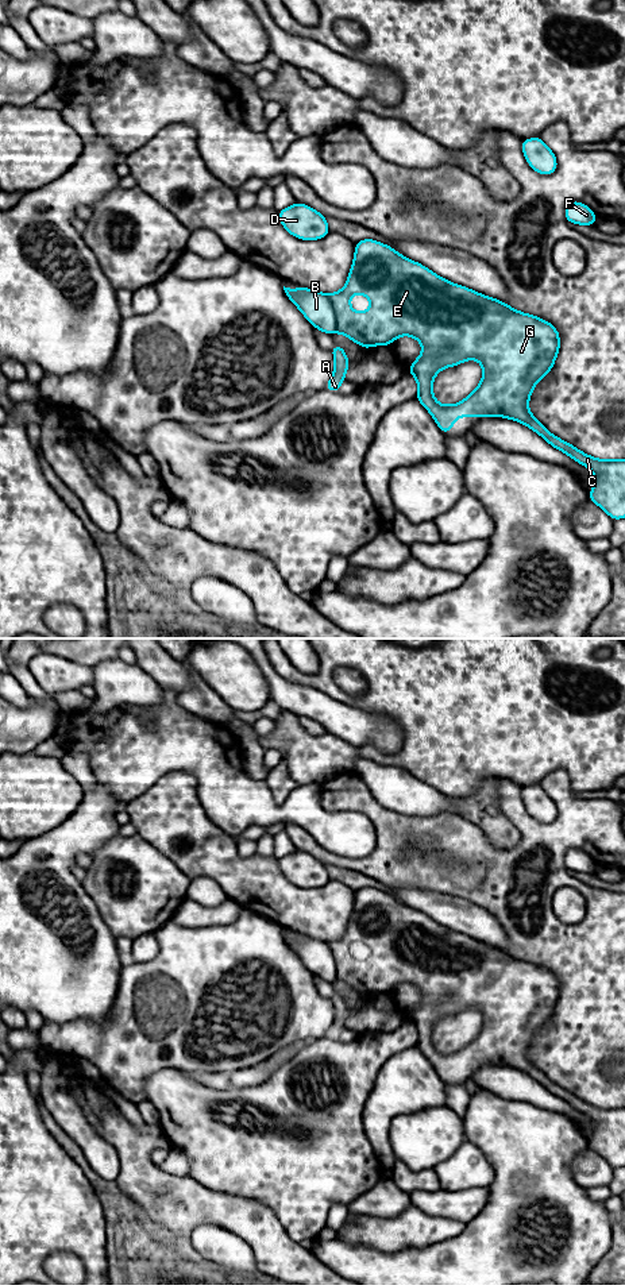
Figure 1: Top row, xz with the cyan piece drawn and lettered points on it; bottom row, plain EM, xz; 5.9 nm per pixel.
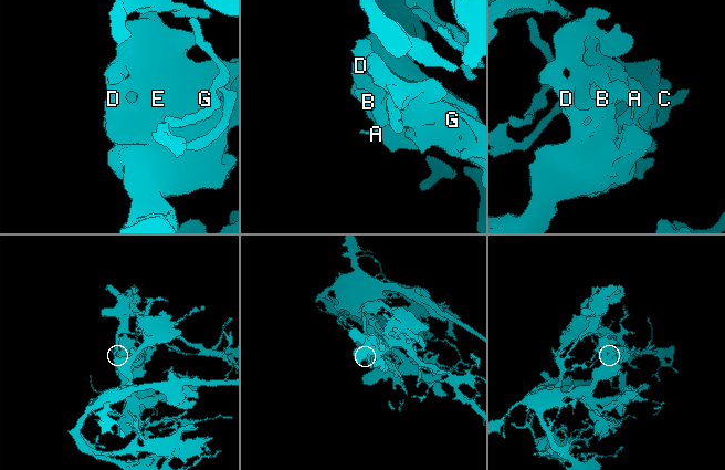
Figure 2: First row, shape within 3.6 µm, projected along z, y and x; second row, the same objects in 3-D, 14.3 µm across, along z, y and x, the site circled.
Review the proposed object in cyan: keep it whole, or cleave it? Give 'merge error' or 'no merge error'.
no merge error

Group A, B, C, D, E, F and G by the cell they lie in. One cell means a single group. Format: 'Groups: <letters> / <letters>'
Groups: A B C D E F G

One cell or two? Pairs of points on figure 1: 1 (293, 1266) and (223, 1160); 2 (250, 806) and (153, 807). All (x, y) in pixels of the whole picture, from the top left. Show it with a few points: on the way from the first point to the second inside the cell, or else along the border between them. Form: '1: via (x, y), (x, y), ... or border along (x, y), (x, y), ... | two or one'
1: border along (216, 1191), (257, 1199), (276, 1212) | two
2: border along (193, 775), (204, 813), (222, 830) | two

